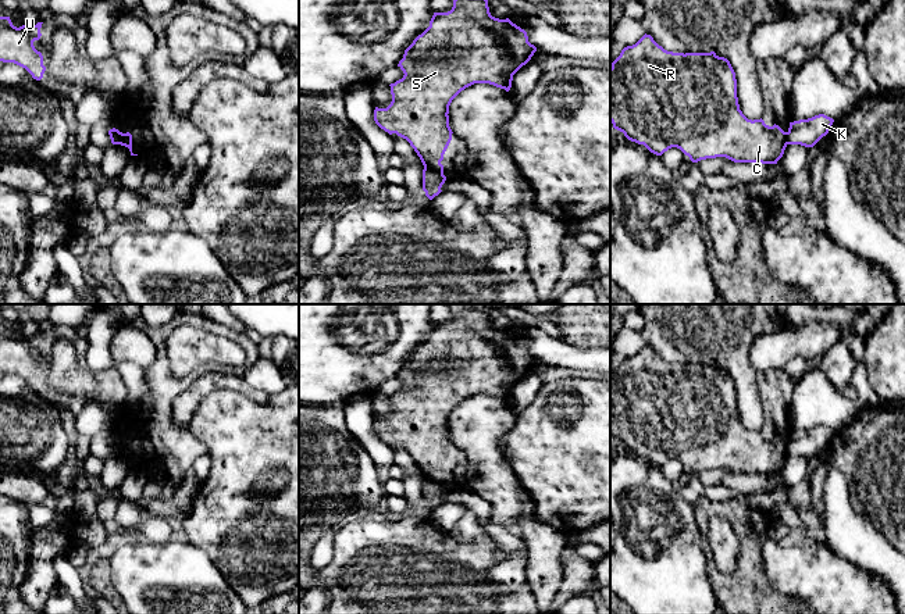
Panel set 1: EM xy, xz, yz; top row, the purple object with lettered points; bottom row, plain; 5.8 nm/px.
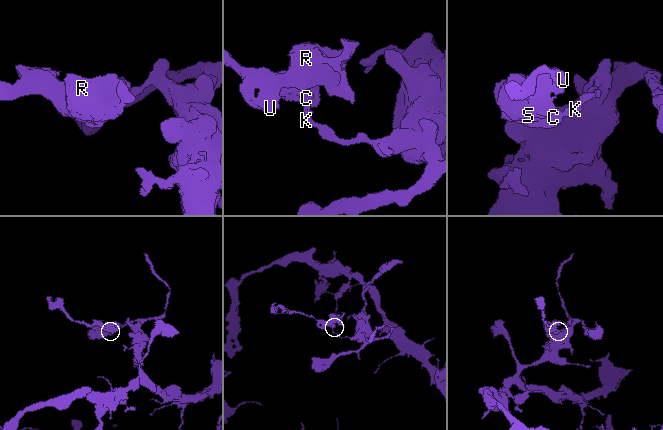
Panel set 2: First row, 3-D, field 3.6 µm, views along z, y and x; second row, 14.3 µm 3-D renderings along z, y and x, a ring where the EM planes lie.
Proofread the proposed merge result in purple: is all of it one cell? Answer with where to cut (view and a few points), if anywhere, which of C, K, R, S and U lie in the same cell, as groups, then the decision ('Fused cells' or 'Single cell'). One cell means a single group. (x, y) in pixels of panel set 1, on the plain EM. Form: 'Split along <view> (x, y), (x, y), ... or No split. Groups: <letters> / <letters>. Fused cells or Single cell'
Split along xz (424, 478), (442, 485). Groups: C R S U / K. Fused cells

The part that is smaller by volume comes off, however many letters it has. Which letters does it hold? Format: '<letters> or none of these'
C, R, S, U

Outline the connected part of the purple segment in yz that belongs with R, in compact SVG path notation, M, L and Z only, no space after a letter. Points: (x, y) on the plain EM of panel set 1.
M651 346L627 357L610 378L610 433L613 439L651 464L662 467L671 458L680 460L692 474L726 468L734 474L777 475L788 456L787 443L760 431L748 431L740 421L737 390L730 372L710 364L673 364L659 357Z

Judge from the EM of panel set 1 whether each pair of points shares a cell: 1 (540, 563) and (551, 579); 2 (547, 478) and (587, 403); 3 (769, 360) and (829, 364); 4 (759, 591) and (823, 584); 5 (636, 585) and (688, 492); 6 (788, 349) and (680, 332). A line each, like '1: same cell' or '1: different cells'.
1: same cell
2: same cell
3: different cells
4: different cells
5: different cells
6: different cells

